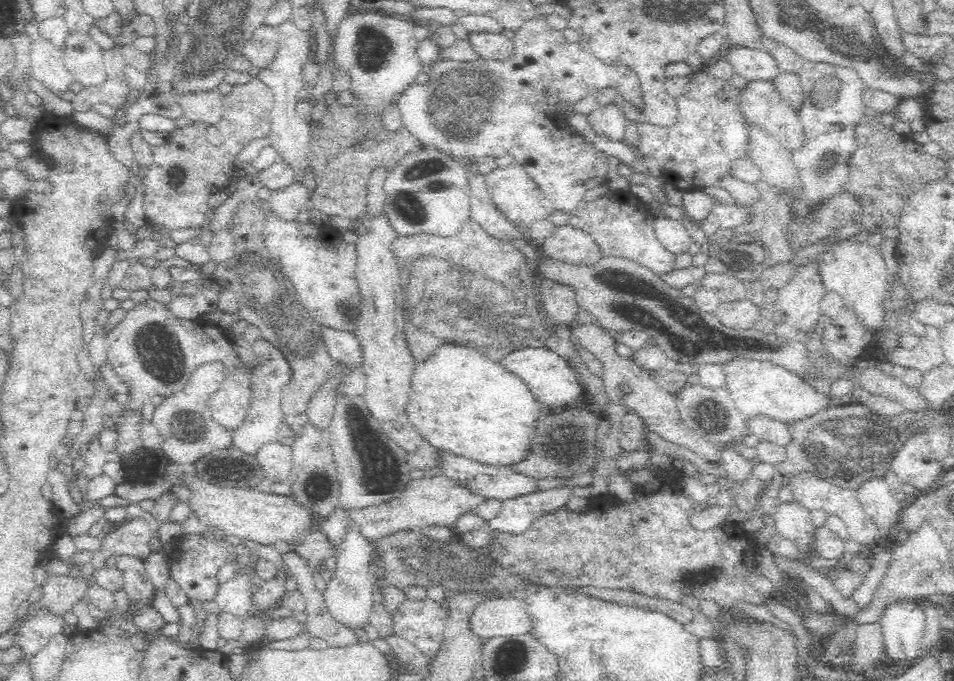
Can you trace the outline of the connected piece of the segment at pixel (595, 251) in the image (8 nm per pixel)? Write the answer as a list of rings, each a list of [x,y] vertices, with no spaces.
[[[571,225],[556,226],[552,235],[540,243],[540,247],[543,254],[550,256],[555,263],[562,261],[570,264],[592,266],[604,258],[600,245],[592,239],[592,236]]]

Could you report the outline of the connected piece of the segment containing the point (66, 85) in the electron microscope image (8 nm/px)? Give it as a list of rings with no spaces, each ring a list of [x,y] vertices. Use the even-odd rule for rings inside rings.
[[[42,37],[33,42],[31,48],[33,80],[40,82],[44,88],[58,97],[64,92],[68,92],[74,78],[64,66],[62,52],[54,50],[54,46],[50,46],[50,42],[42,40]]]

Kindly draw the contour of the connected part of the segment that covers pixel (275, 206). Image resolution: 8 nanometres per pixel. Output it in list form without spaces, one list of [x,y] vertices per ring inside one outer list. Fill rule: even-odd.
[[[292,184],[278,192],[272,192],[270,198],[270,212],[276,214],[282,222],[292,222],[304,210],[308,202],[308,192],[300,184]]]

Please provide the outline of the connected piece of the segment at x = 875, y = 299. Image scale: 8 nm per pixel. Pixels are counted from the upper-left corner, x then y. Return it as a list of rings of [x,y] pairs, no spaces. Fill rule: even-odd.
[[[852,239],[841,240],[836,248],[829,250],[821,256],[820,272],[827,290],[840,294],[840,298],[844,300],[844,306],[854,312],[854,316],[860,320],[860,324],[864,328],[868,328],[868,330],[880,330],[885,325],[885,307],[888,304],[886,266],[884,266],[882,255],[875,248],[870,248],[867,241],[860,243]]]

